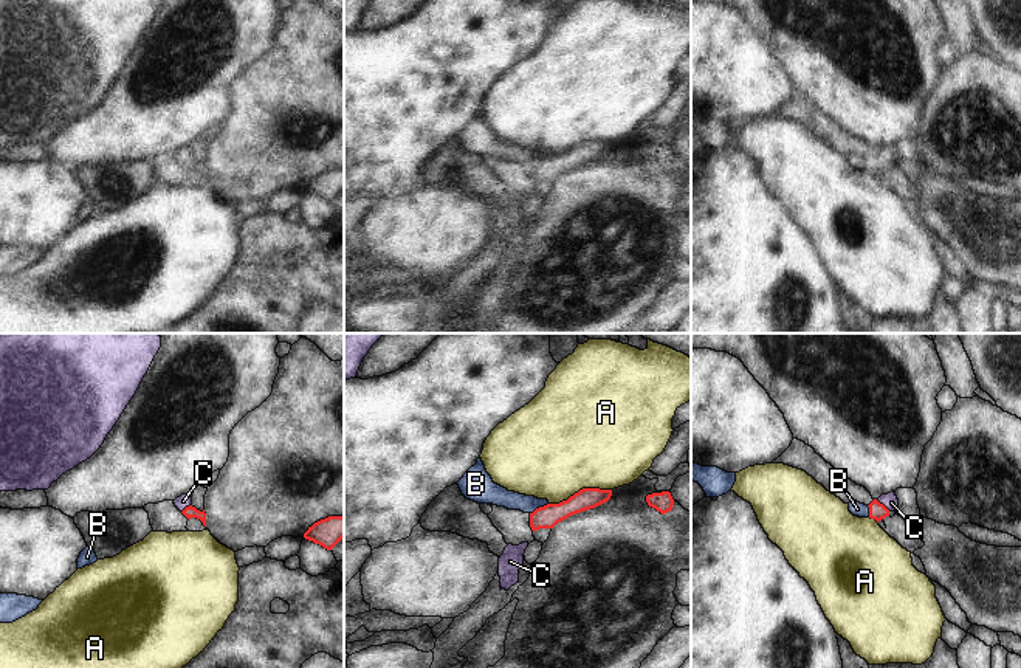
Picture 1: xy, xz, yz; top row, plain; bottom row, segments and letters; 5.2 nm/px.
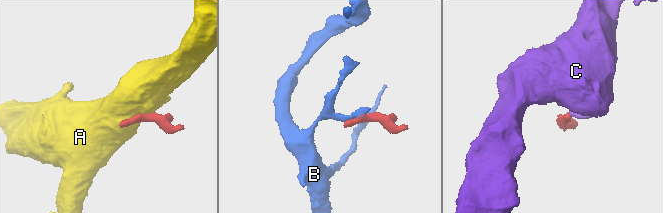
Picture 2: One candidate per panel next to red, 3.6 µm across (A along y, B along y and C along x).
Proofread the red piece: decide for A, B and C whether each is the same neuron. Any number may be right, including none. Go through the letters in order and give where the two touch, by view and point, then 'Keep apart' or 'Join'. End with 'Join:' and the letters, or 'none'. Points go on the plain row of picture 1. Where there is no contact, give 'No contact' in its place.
A: Touches red at xz (580, 143). Keep apart
B: Touches red at xz (539, 160). Keep apart
C: Touches red at yz (882, 157). Join
Join: C

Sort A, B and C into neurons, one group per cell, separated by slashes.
A / B / C

